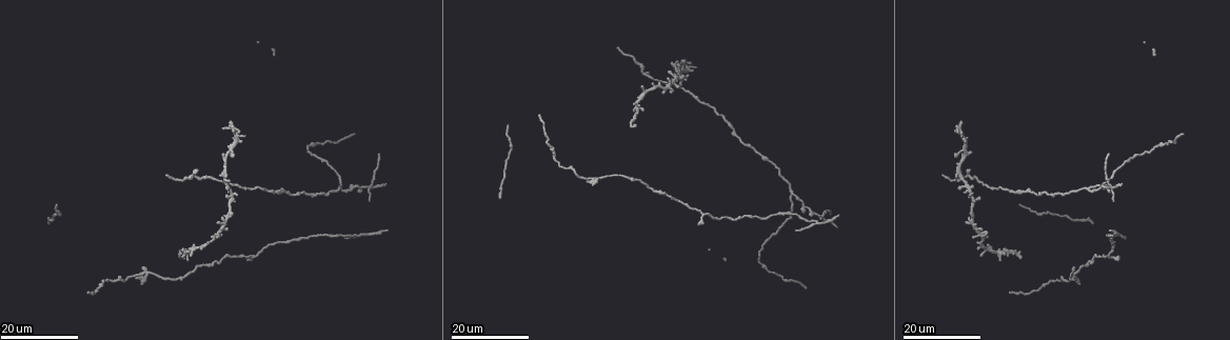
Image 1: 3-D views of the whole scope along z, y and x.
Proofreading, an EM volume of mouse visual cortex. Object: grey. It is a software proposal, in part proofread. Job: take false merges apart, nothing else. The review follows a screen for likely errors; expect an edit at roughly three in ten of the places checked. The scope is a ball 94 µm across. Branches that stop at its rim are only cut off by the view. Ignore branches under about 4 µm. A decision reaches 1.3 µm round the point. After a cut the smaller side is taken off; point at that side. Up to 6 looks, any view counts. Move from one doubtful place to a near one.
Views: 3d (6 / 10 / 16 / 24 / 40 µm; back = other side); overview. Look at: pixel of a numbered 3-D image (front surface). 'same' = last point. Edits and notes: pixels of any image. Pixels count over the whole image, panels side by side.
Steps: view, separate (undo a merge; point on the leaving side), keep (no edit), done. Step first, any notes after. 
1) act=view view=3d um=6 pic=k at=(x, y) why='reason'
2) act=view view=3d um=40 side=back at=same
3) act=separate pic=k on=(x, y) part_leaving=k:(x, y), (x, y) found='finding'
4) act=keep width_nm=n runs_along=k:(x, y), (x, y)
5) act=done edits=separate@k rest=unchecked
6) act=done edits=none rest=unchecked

act=view view=3d um=16 pic=1 at=(368, 186) why='four or more arms meet'

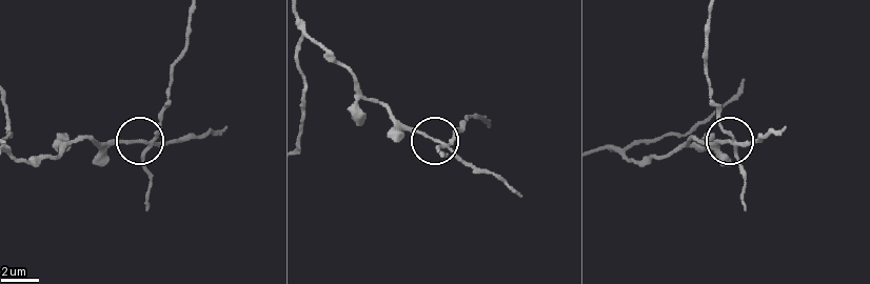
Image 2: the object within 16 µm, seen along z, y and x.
act=view view=3d um=6 pic=2 at=(730, 144)

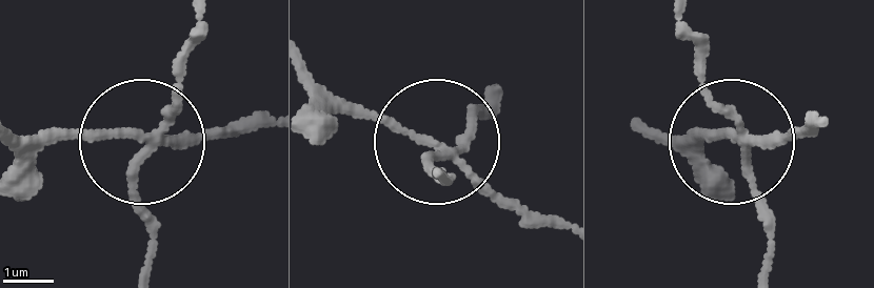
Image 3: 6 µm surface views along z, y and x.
act=separate pic=3 on=(149, 218) width_nm=170 found='a second neuron is stuck on'

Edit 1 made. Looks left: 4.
act=view view=overview

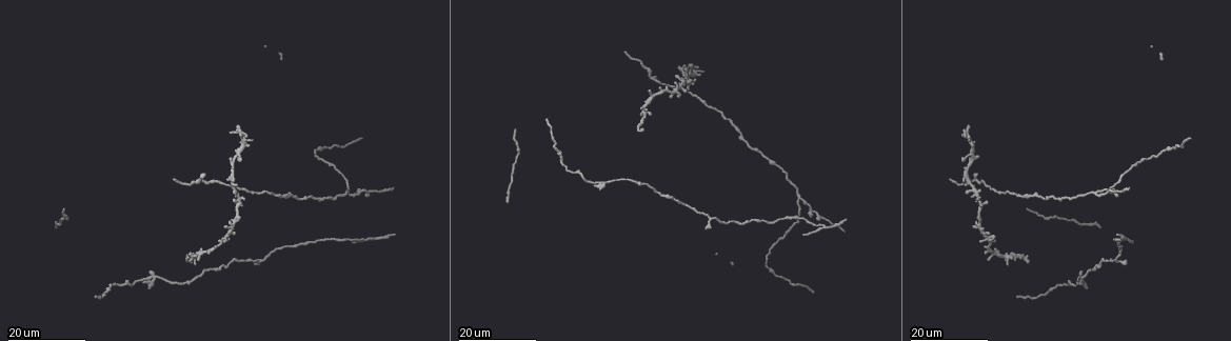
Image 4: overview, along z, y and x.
act=view view=3d um=16 pic=4 at=(374, 238) why='a fork'

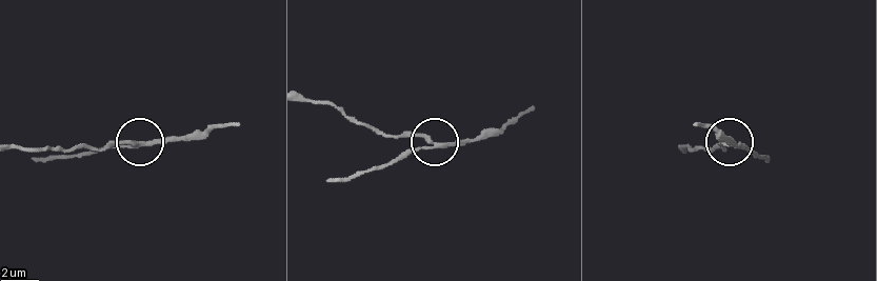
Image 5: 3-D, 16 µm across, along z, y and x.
act=view view=3d um=10 pic=5 at=(432, 144)

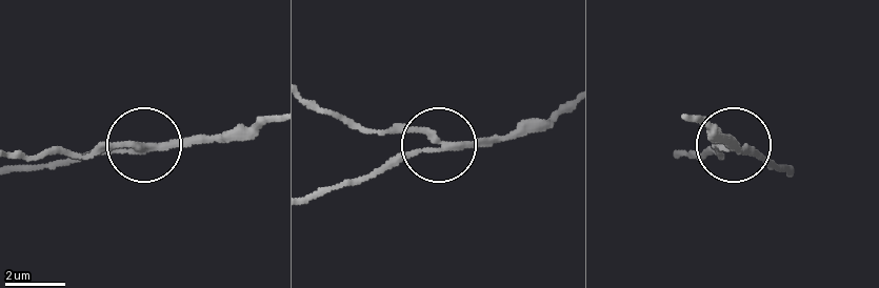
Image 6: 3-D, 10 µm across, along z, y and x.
act=separate pic=6 on=(401, 161) arms=3 found='two neurons meet here'

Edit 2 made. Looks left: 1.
act=done edits=separate@3,separate@6 rest=unchecked

